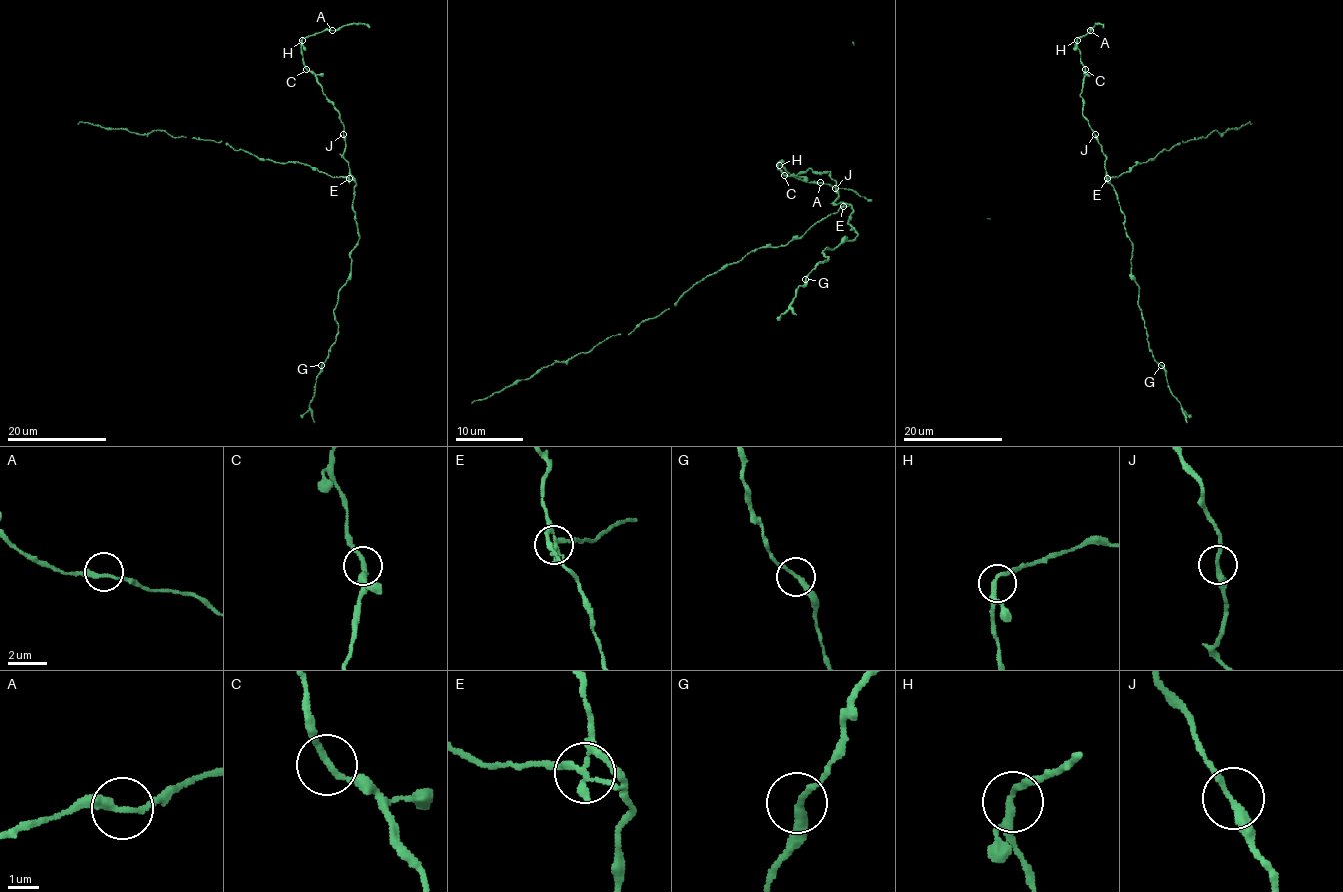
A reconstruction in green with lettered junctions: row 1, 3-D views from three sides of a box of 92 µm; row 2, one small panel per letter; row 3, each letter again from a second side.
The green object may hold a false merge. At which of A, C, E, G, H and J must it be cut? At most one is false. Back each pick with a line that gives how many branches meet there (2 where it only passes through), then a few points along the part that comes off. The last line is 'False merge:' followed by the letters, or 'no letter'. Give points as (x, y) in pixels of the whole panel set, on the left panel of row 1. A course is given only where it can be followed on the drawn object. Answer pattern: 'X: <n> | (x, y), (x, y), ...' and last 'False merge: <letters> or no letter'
E: 3 | (348, 178), (328, 176), (307, 165), (261, 160), (220, 141), (174, 137), (164, 130), (137, 134), (77, 124)
False merge: E

